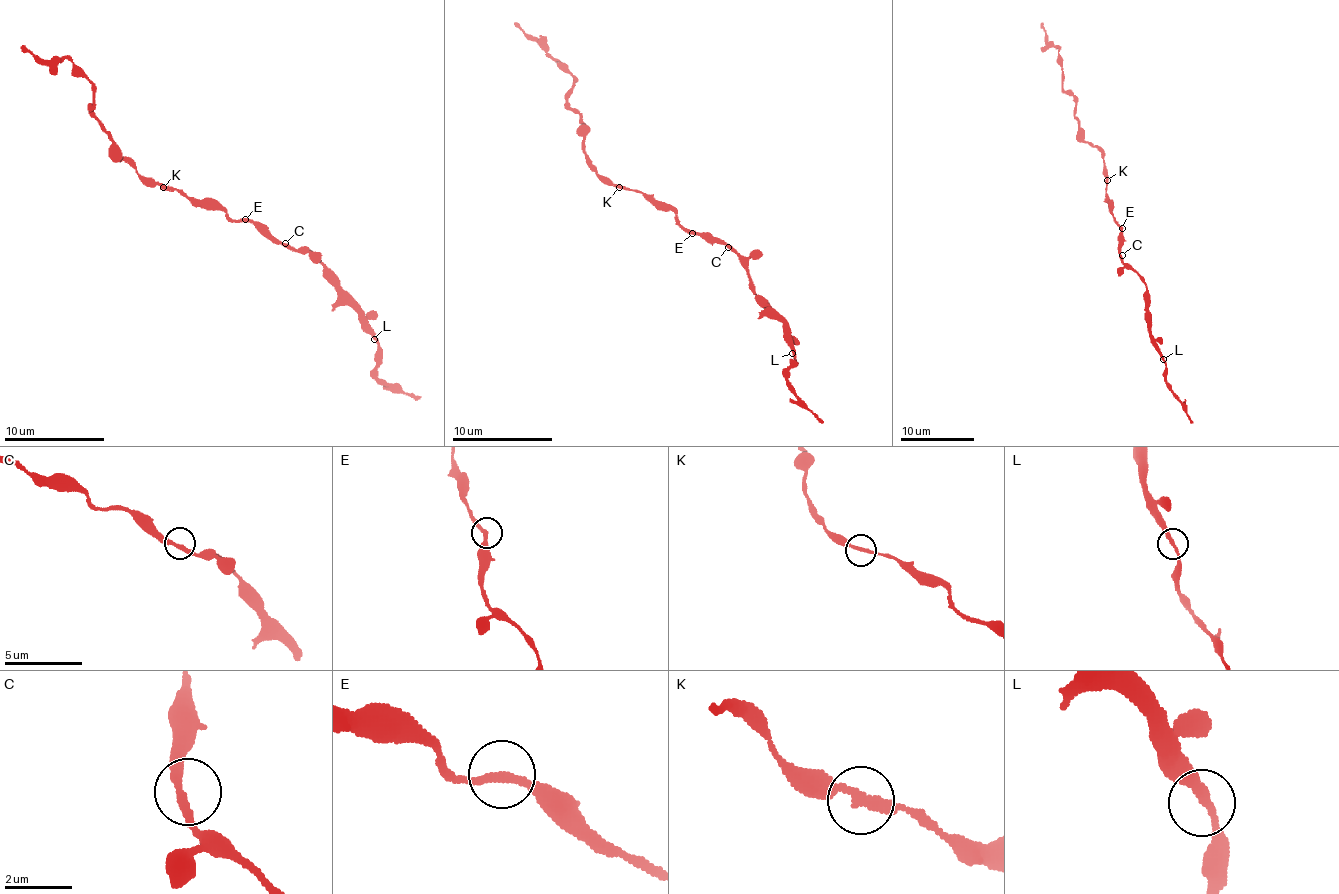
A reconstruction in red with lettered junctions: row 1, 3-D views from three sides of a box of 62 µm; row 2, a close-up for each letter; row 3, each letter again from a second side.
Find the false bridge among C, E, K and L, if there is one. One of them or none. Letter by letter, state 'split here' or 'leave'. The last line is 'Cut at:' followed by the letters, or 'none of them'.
C: leave
E: leave
K: leave
L: leave
Cut at: none of them

